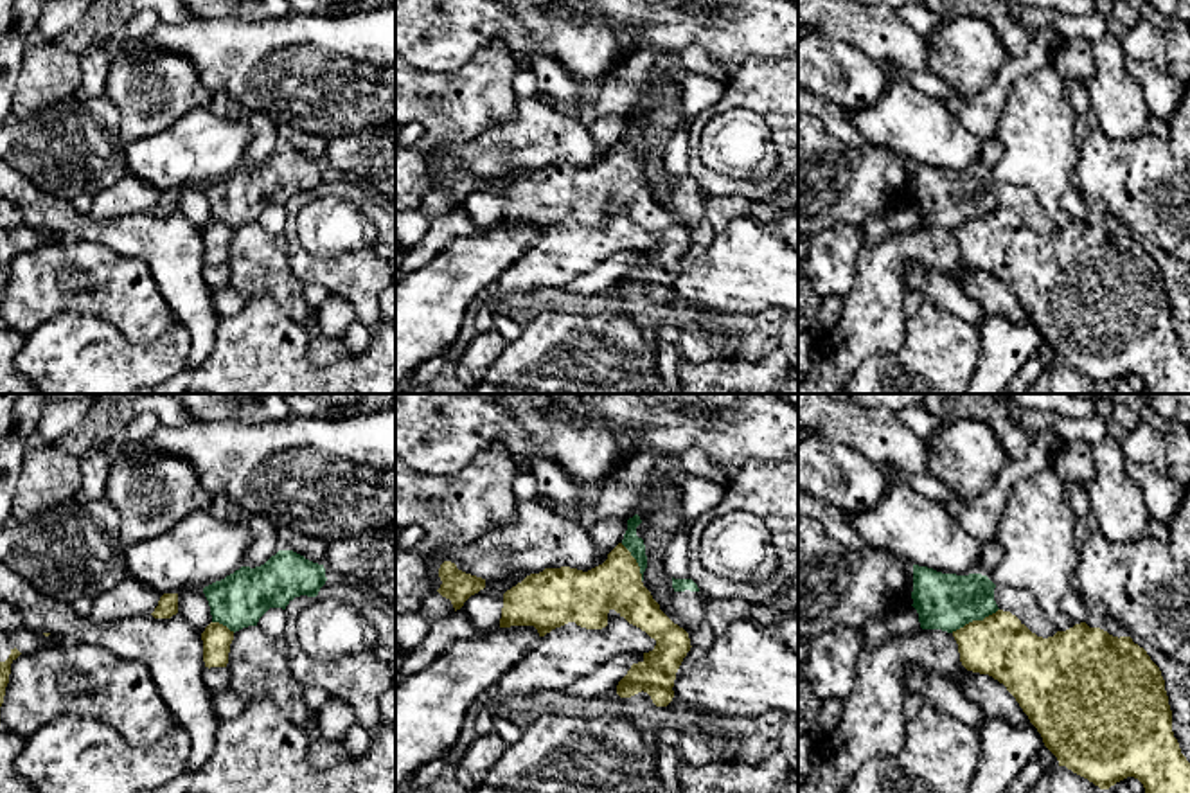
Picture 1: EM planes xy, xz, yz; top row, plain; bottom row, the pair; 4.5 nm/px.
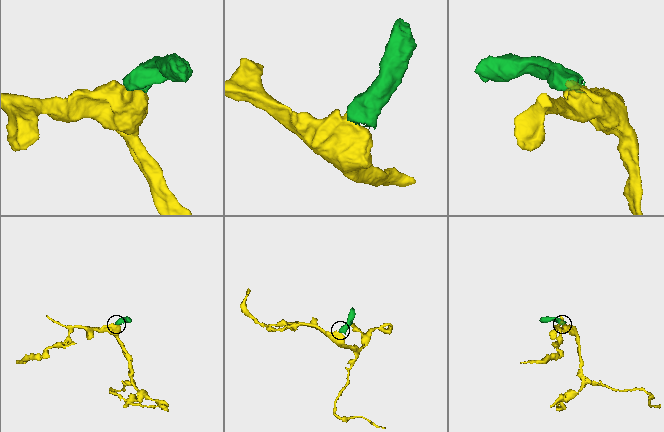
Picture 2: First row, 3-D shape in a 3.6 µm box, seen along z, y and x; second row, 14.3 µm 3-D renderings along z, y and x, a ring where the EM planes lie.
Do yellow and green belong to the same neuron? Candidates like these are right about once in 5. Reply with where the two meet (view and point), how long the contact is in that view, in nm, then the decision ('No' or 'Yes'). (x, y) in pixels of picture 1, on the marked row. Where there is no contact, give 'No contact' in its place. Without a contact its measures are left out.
Touches yellow at yz (975, 621). Shared border 240 nm. No

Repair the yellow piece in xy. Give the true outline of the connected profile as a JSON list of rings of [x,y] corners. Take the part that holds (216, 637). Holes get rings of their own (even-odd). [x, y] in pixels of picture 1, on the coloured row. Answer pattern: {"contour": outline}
{"contour": [[[210,622],[201,633],[205,667],[226,667],[234,631],[219,622]]]}

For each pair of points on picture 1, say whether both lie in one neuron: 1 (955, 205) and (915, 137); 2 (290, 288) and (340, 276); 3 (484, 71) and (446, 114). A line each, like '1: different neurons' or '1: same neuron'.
1: different neurons
2: different neurons
3: same neuron

